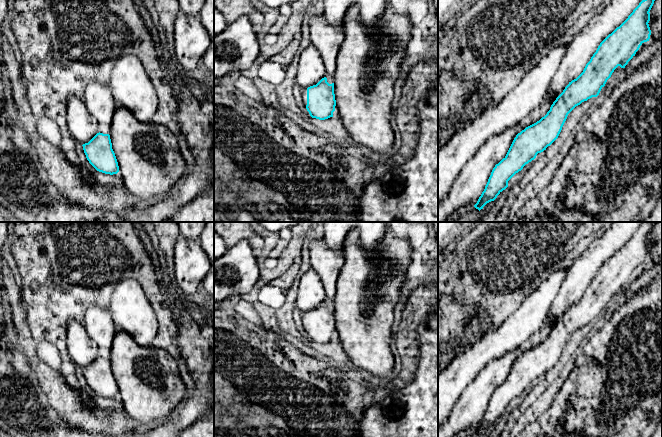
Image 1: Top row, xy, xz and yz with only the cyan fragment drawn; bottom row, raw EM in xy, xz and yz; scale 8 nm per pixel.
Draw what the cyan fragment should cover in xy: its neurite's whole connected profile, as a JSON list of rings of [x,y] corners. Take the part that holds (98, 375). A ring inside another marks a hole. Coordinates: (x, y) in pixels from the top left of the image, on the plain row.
[[[99,356],[82,370],[87,384],[97,395],[110,399],[119,396],[109,358]]]

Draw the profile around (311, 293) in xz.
[[[312,269],[301,277],[296,298],[296,308],[302,312],[316,309],[326,300],[325,289],[318,274]]]

